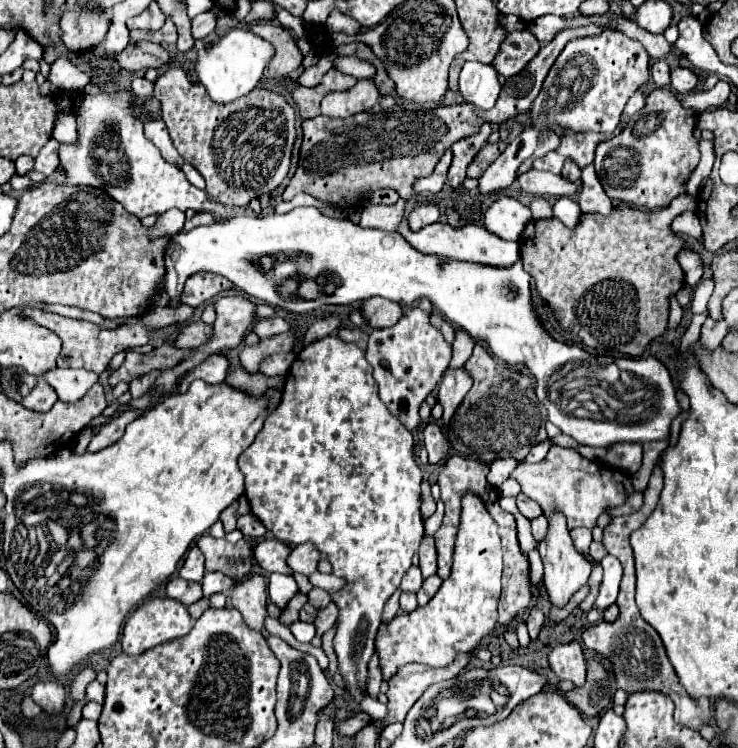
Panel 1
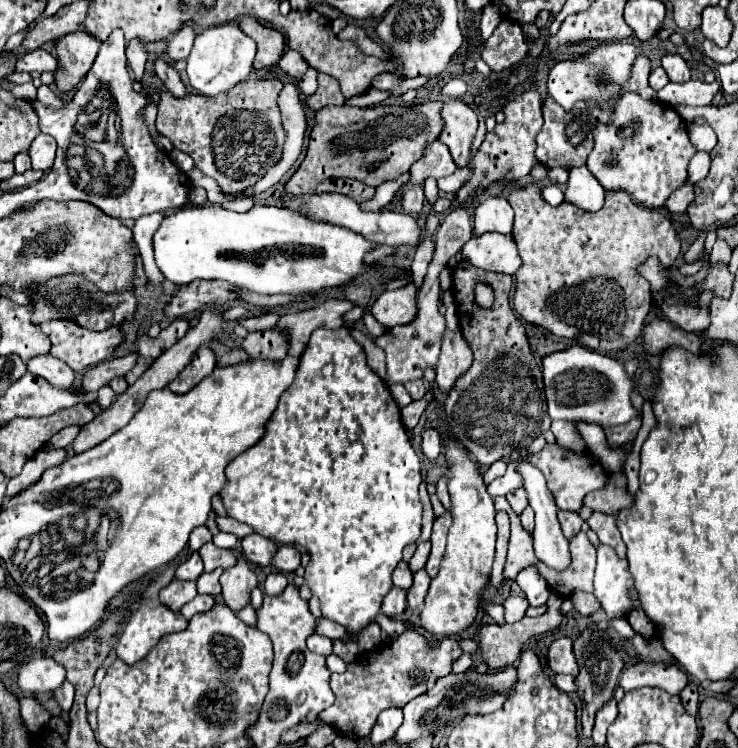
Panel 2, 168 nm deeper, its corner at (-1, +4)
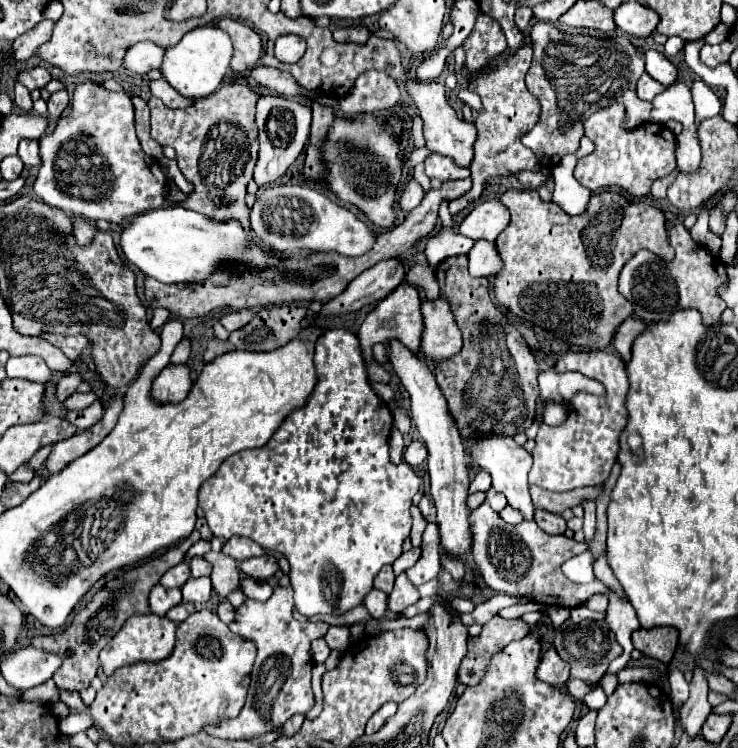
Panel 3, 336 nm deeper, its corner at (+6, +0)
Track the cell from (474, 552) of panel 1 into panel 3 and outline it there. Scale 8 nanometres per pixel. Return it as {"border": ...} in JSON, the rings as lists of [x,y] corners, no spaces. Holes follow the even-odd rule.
{"border":[[[392,340],[386,344],[388,360],[392,362],[396,374],[402,380],[402,386],[410,394],[410,414],[412,420],[428,448],[428,472],[432,480],[432,500],[438,510],[438,524],[440,524],[440,536],[442,536],[442,548],[446,554],[454,558],[462,558],[470,554],[472,550],[472,532],[470,532],[470,508],[466,504],[468,500],[468,484],[470,484],[470,468],[466,462],[466,448],[460,438],[460,432],[456,428],[456,422],[452,420],[446,400],[434,380],[432,370],[428,364],[414,356],[404,344],[398,340]]]}

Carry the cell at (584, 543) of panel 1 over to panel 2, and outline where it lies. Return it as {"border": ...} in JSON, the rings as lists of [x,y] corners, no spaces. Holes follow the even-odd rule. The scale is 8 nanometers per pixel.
{"border":[[[559,510],[559,512],[557,512],[557,520],[559,520],[559,524],[561,524],[561,530],[563,530],[565,538],[575,536],[575,532],[579,532],[581,526],[583,526],[583,520],[581,520],[579,514],[575,514],[575,512]]]}

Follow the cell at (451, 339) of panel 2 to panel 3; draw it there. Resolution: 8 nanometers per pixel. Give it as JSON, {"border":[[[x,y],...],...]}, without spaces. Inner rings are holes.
{"border":[[[438,298],[436,302],[422,302],[424,332],[422,332],[422,354],[436,366],[440,360],[456,356],[462,348],[462,336],[456,328],[454,316],[446,300]]]}

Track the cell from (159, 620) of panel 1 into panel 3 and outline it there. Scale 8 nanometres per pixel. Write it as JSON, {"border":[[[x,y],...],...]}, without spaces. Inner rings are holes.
{"border":[[[150,612],[150,614],[128,618],[122,630],[112,638],[110,648],[102,650],[100,654],[104,674],[110,676],[114,670],[136,664],[140,660],[164,660],[174,648],[174,632],[176,632],[176,624],[172,624],[172,620],[168,620],[166,616],[156,616]]]}

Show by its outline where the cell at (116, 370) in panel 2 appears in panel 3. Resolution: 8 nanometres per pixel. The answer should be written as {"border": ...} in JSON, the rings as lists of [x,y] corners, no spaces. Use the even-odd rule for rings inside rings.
{"border":[[[68,374],[68,376],[64,376],[64,378],[58,382],[58,386],[56,386],[58,400],[64,402],[70,394],[76,392],[76,388],[78,388],[82,382],[84,382],[84,378],[82,378],[80,374]]]}

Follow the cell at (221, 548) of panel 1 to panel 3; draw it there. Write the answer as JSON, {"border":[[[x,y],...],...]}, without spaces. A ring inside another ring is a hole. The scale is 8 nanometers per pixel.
{"border":[[[196,556],[196,558],[192,558],[192,560],[190,560],[190,570],[192,570],[192,576],[200,578],[200,576],[210,576],[212,566],[210,566],[204,558]]]}

